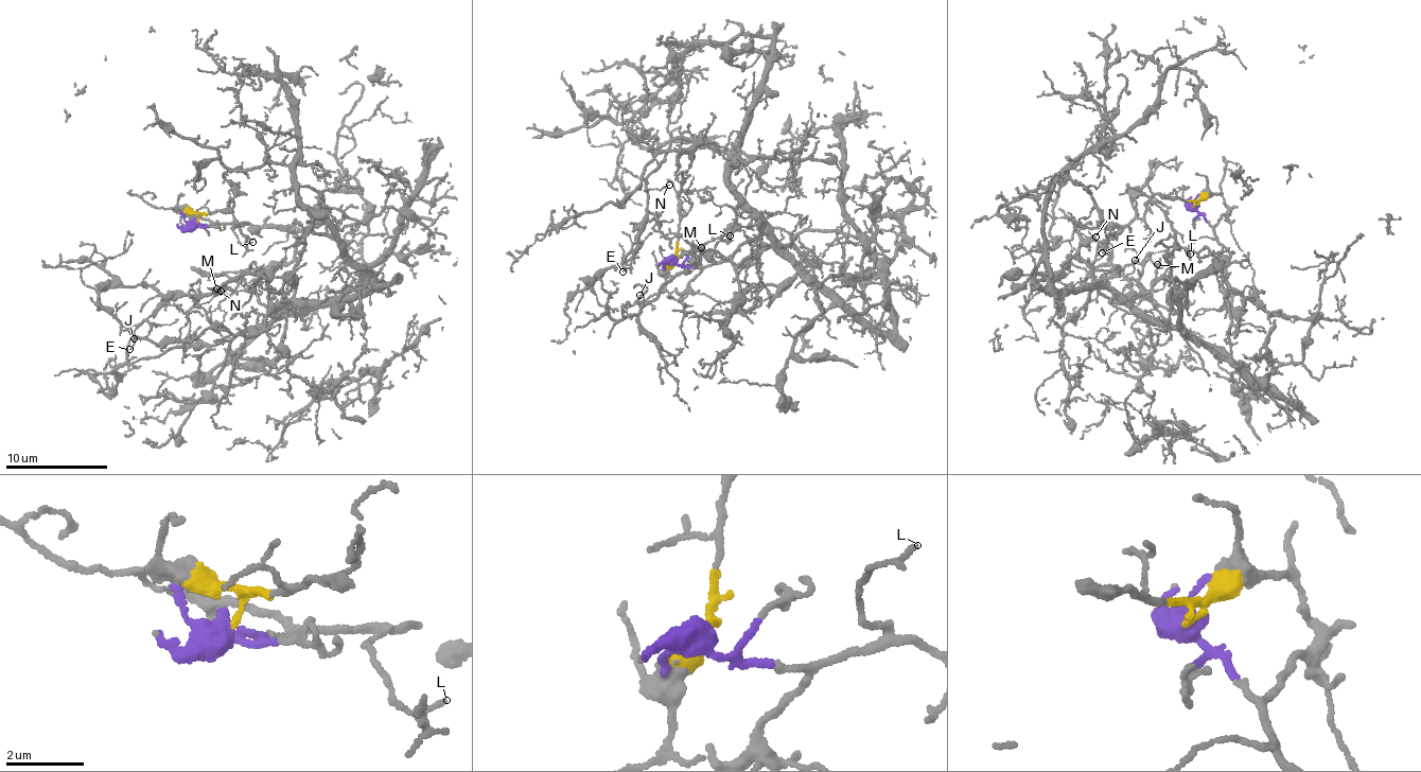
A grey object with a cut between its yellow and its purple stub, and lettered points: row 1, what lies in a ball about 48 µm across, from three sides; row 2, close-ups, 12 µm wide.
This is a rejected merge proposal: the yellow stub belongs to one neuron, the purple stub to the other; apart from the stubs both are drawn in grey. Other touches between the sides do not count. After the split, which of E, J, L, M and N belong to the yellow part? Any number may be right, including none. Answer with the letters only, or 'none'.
none

